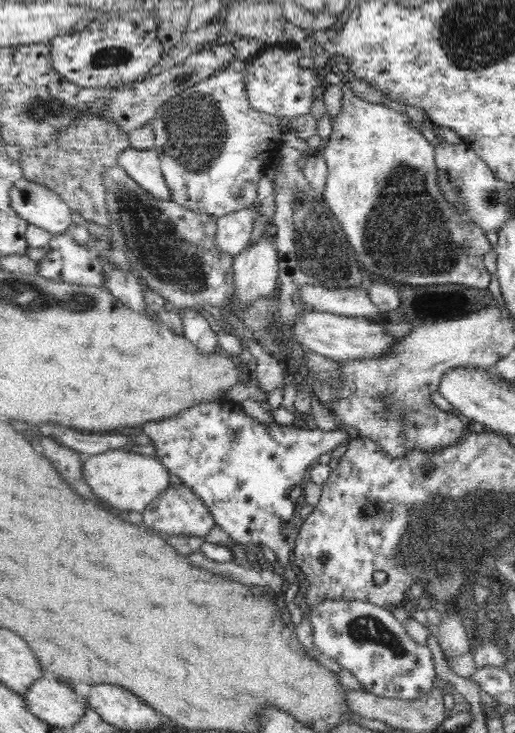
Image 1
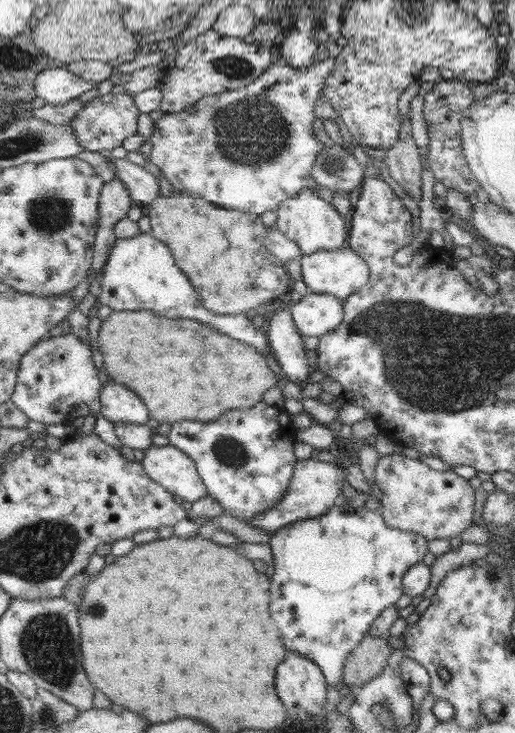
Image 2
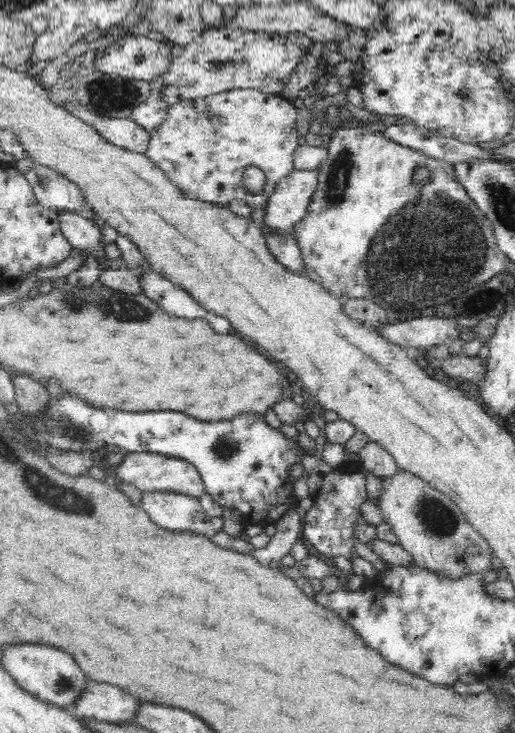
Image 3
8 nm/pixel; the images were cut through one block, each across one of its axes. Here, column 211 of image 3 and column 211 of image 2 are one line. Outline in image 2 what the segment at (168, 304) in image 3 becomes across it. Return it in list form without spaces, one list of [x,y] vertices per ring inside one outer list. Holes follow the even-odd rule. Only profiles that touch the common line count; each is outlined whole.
[[[151,232],[141,233],[131,238],[117,239],[115,247],[111,249],[111,255],[107,259],[107,265],[101,275],[101,294],[99,302],[109,306],[112,310],[123,311],[151,311],[172,319],[195,319],[213,325],[222,333],[235,337],[237,340],[254,346],[266,357],[270,368],[278,377],[278,386],[283,390],[286,399],[285,408],[290,414],[303,413],[303,392],[297,384],[293,383],[276,359],[273,349],[269,344],[267,326],[255,326],[251,320],[253,313],[239,313],[236,315],[220,315],[211,312],[203,305],[202,296],[191,283],[190,277],[179,268],[175,261],[174,252],[167,243],[159,240]]]

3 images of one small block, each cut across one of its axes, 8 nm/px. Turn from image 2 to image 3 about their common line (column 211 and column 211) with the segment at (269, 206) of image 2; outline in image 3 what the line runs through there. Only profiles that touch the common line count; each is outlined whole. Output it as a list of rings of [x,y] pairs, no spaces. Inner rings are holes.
[[[239,88],[219,92],[204,98],[181,100],[168,108],[166,120],[150,133],[145,155],[162,169],[166,177],[188,196],[196,200],[228,205],[230,200],[245,200],[251,210],[266,208],[268,199],[277,184],[293,172],[294,151],[300,134],[297,127],[298,109],[293,101],[280,94],[265,93],[258,89]],[[248,166],[256,166],[264,171],[267,184],[261,194],[247,193],[242,182],[243,172]]]

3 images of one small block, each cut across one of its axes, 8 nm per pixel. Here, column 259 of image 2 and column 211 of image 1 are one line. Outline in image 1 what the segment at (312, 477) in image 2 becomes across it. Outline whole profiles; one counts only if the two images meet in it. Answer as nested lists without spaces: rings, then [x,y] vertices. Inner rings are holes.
[[[186,485],[169,486],[157,496],[151,504],[142,512],[145,526],[152,528],[158,533],[164,533],[170,536],[197,536],[205,538],[215,525],[215,520],[208,508],[202,503],[202,500],[194,494],[192,489]]]

